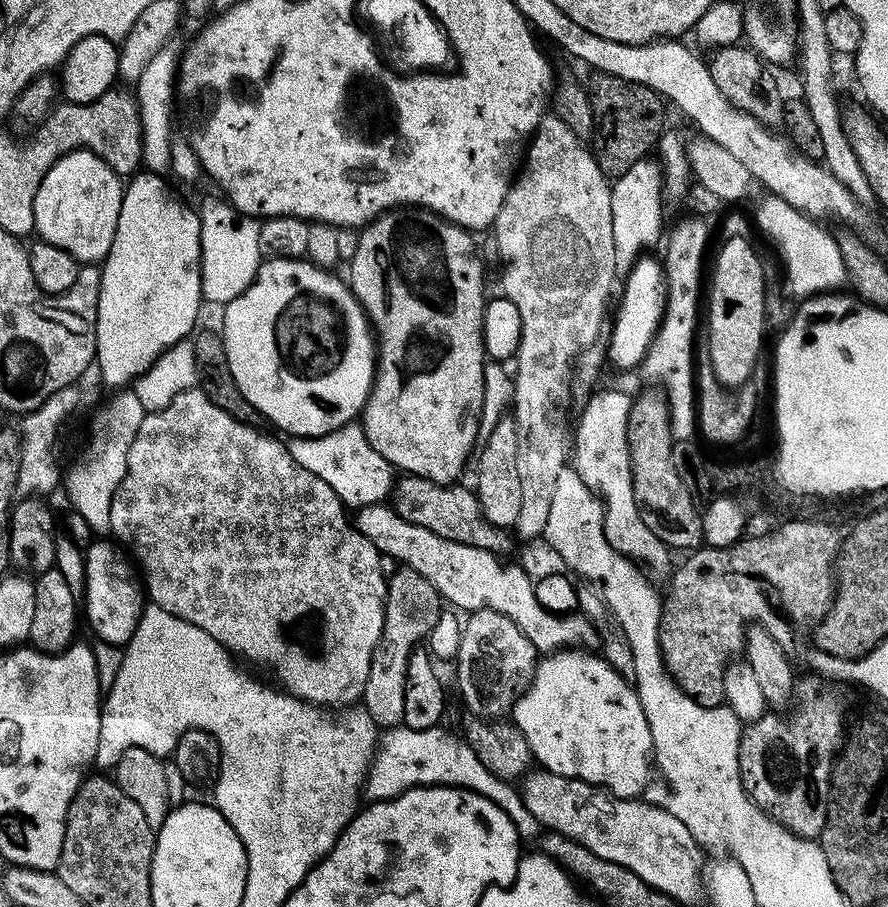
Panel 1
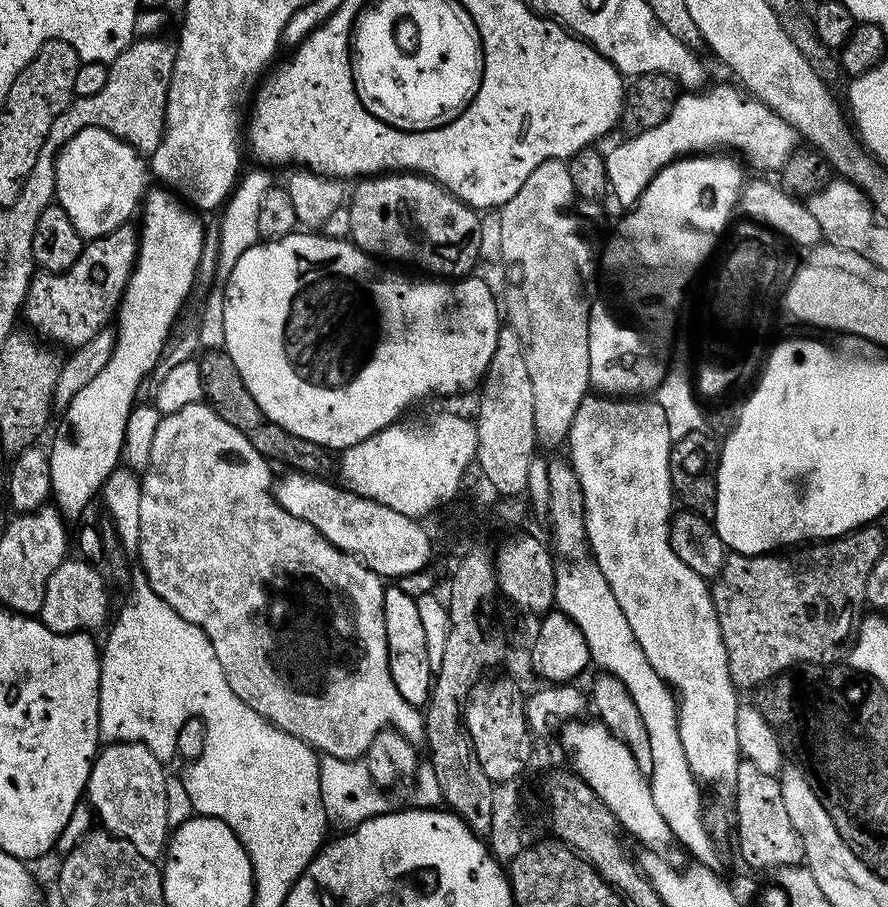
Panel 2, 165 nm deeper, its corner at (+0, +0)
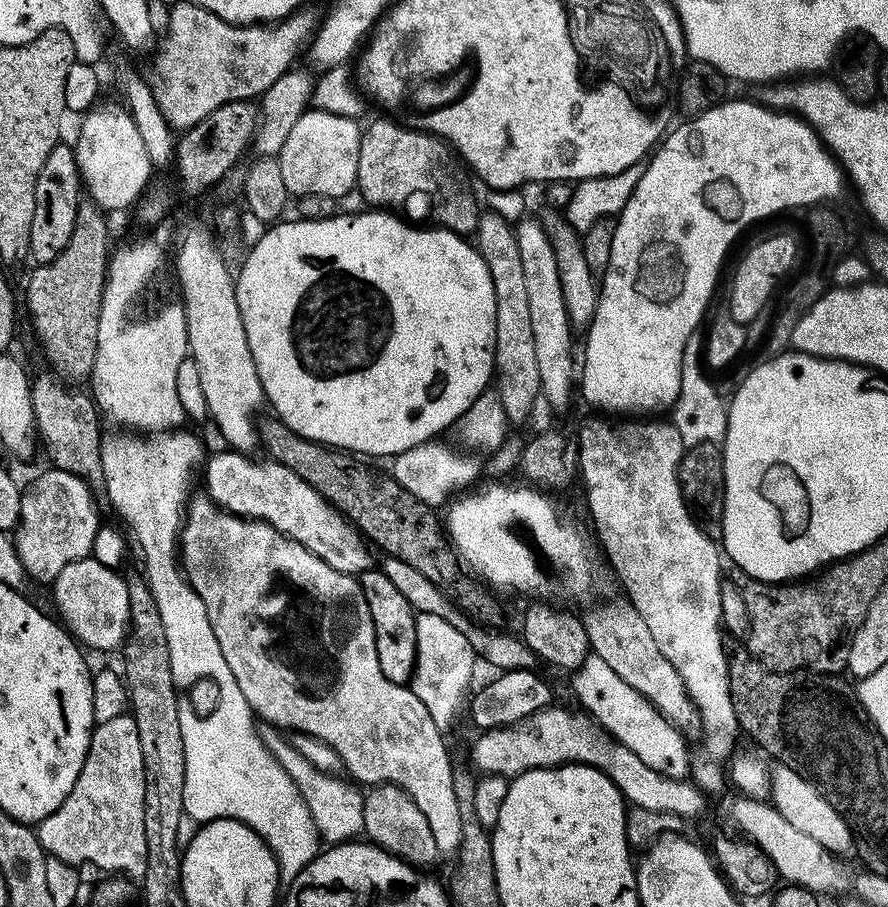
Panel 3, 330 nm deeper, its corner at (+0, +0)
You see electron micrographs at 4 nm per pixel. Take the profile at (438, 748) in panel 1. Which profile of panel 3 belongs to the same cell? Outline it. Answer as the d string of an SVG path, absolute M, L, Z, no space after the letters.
M257 721L256 733L266 748L270 750L270 754L274 755L279 765L286 770L286 774L289 774L291 780L298 786L299 793L309 806L311 817L314 818L315 826L325 843L347 843L363 833L363 793L353 783L349 781L346 783L340 780L341 777L318 770L305 755L298 753L287 735L280 732L275 724L268 721Z

